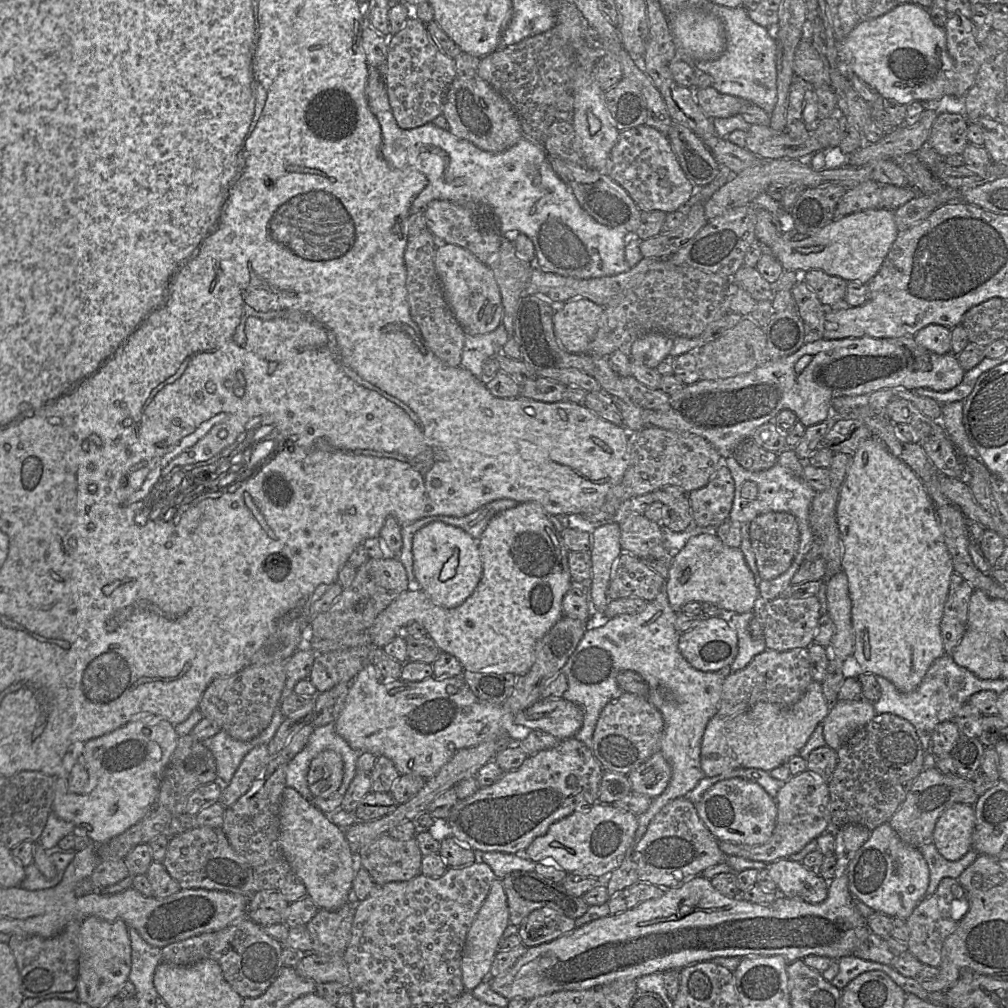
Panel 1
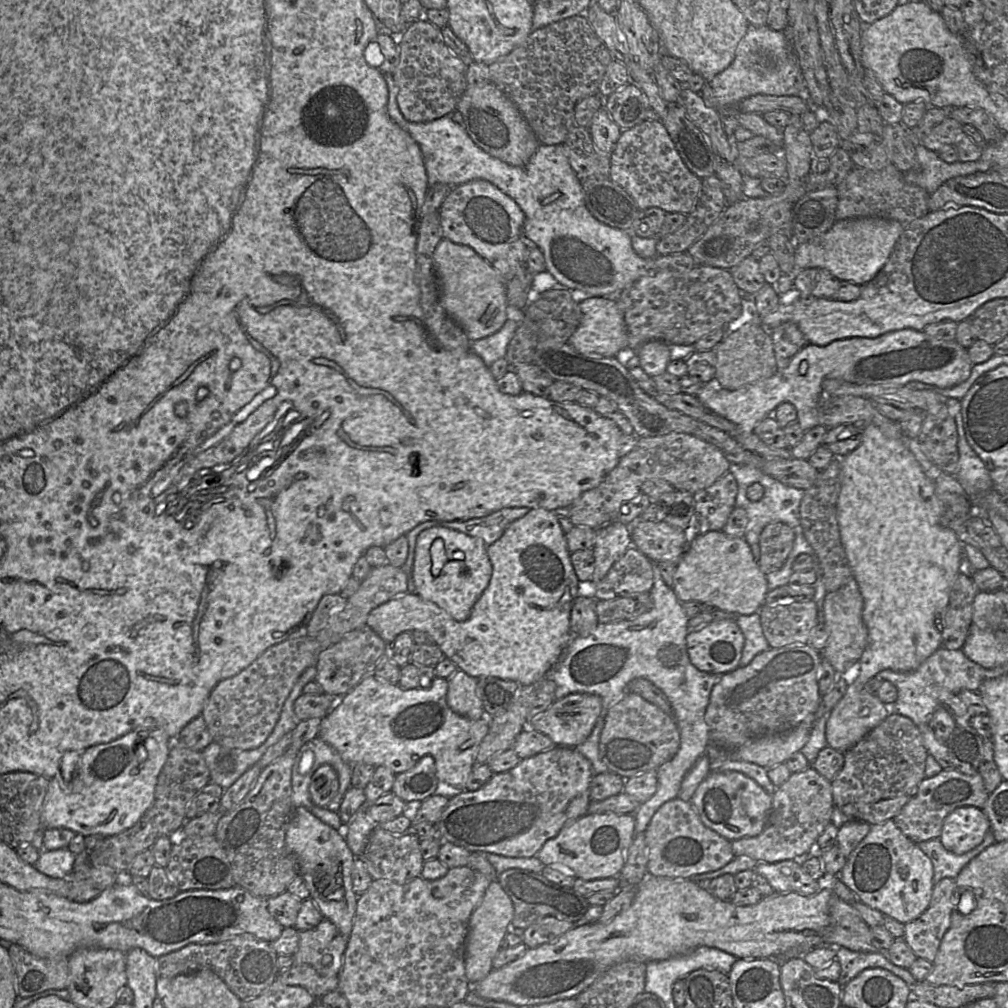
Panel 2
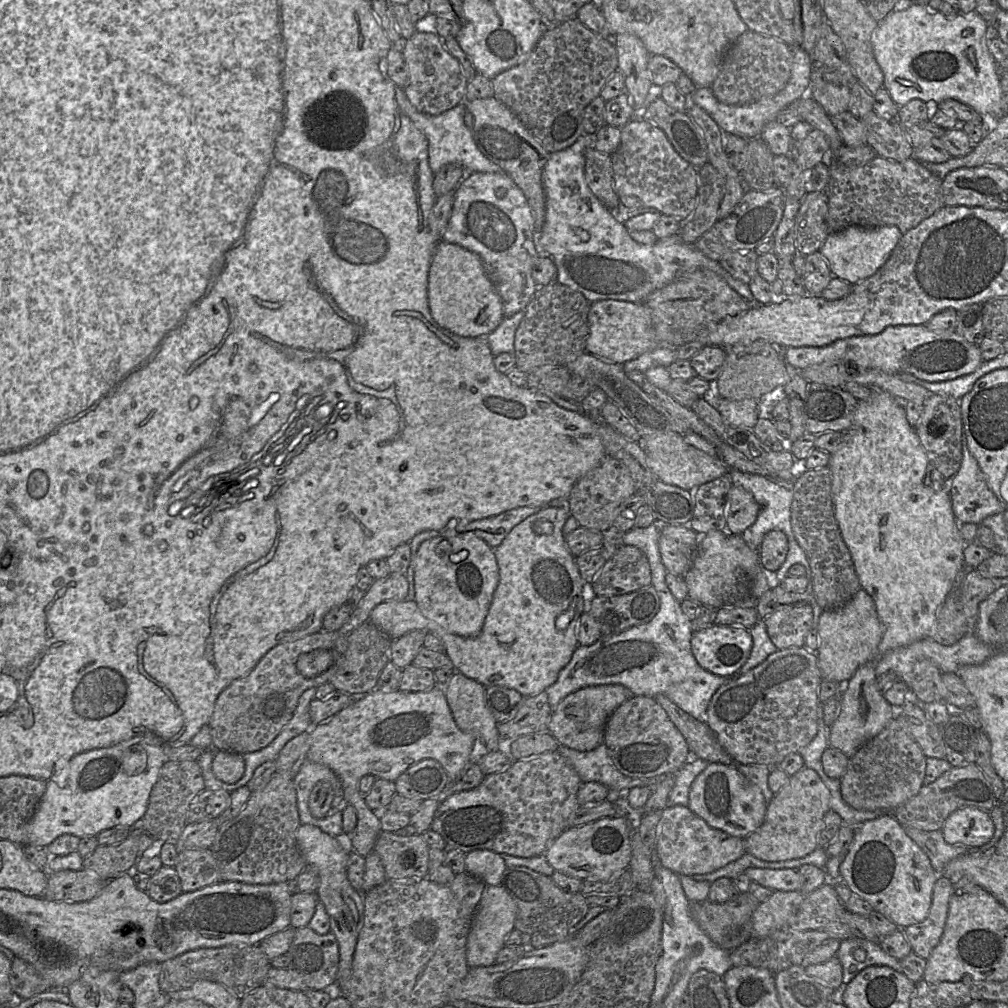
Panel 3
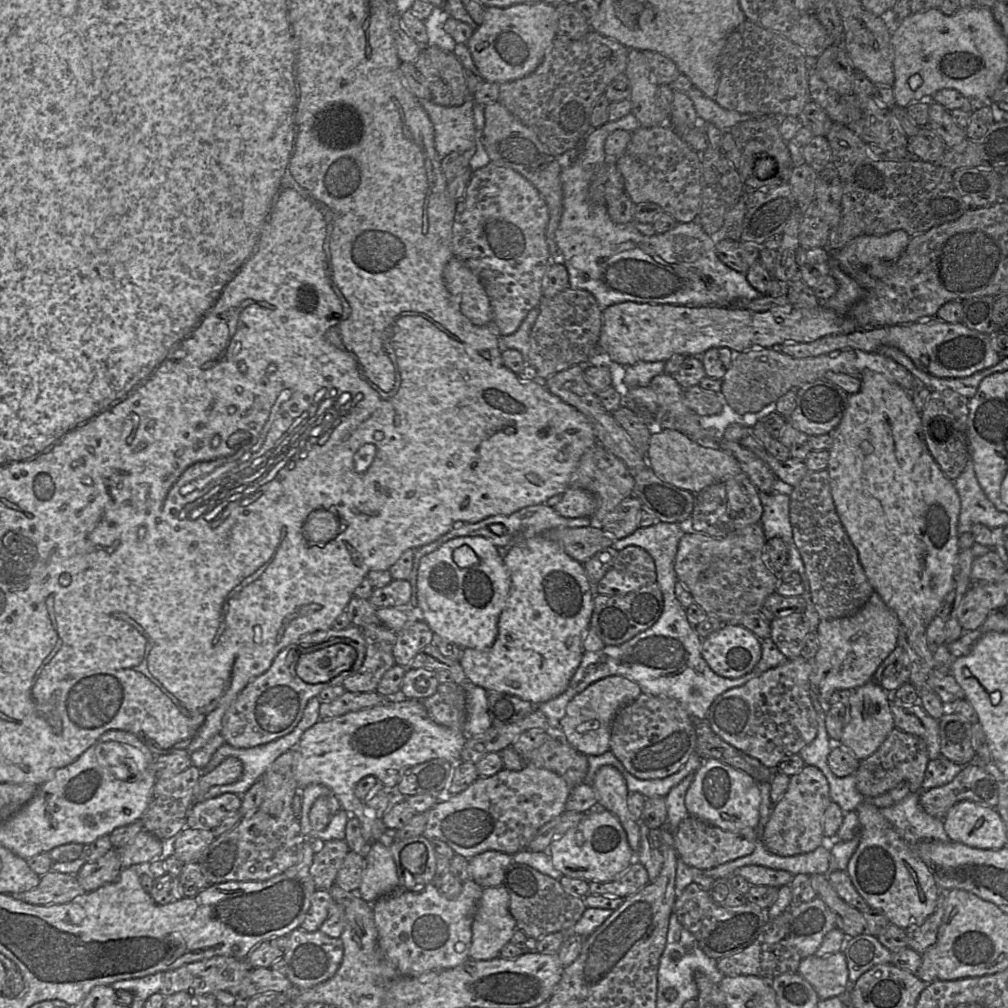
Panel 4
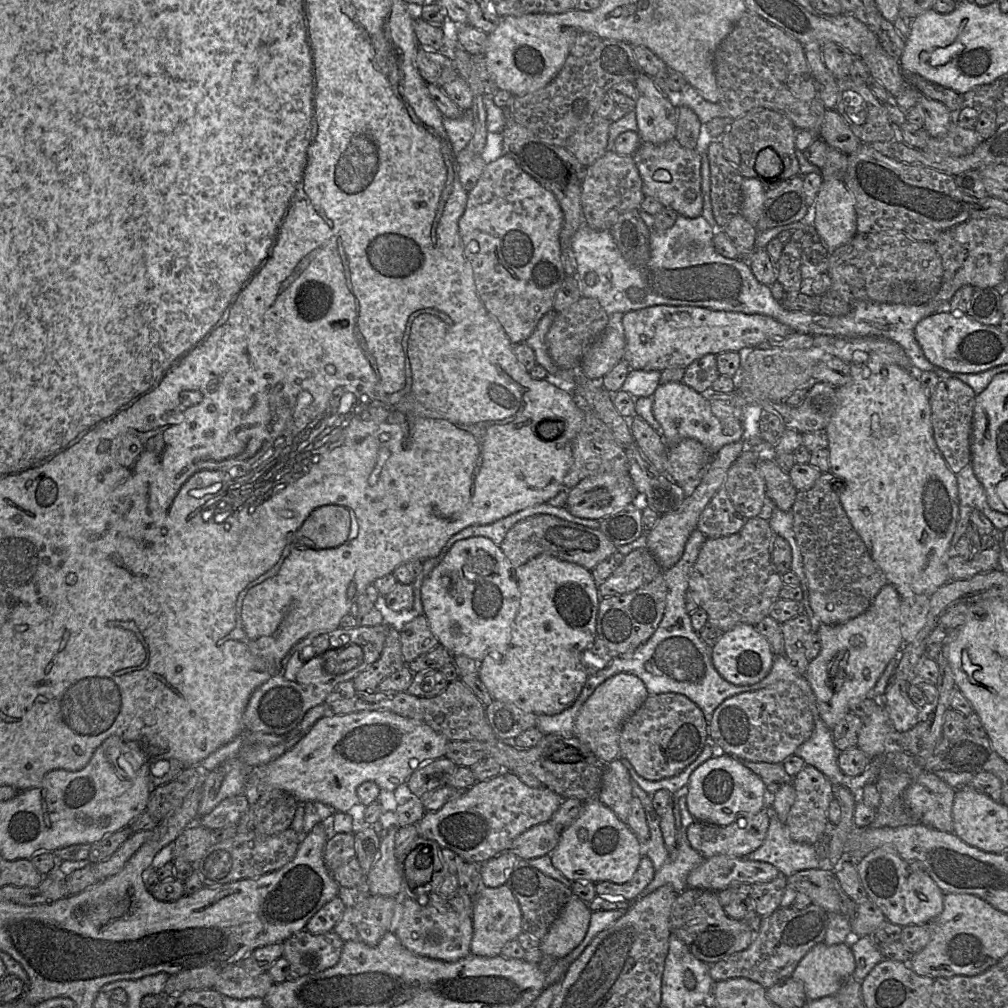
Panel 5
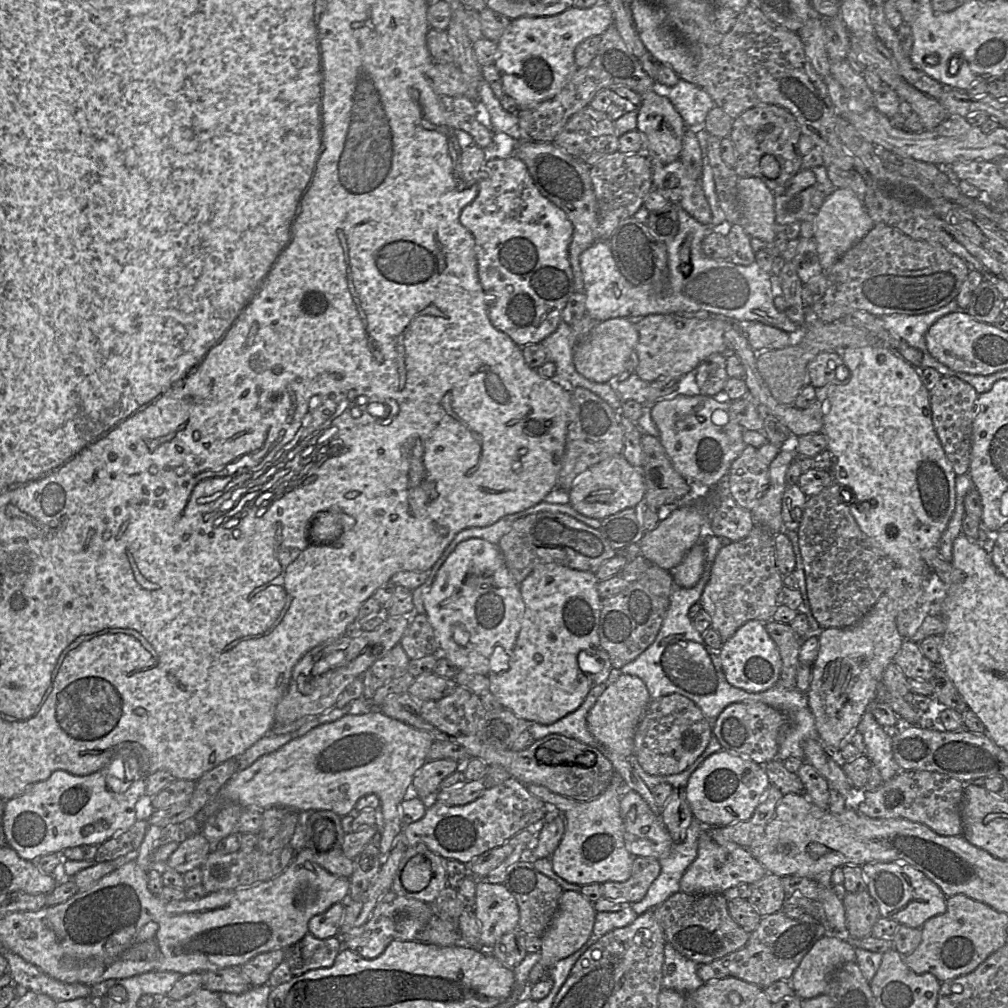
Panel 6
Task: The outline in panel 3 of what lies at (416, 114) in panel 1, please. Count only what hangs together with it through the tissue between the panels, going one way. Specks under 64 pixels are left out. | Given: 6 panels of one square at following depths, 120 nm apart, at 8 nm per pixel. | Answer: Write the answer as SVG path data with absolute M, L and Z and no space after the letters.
M416 32L405 40L401 47L409 81L404 93L410 103L419 111L439 115L459 103L466 101L467 79L459 61L445 48L442 39L434 33Z

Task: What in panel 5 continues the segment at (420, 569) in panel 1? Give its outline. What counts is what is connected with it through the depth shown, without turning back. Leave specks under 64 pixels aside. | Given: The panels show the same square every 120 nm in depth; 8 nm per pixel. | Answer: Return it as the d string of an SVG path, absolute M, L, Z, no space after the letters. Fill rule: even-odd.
M474 536L455 542L438 565L435 566L430 574L424 579L421 586L421 601L423 606L422 614L426 617L430 630L437 637L439 641L438 645L442 645L451 655L467 656L479 663L486 656L489 656L491 651L498 651L502 655L506 652L511 639L512 624L519 609L520 593L517 580L514 575L514 570L502 552L500 546L493 543L493 541L487 537ZM454 625L459 626L459 633L454 633Z

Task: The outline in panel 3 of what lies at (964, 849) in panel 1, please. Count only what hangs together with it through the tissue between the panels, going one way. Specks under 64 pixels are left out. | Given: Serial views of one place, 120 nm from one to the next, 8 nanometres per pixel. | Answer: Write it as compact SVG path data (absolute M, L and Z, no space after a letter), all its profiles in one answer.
M963 807L946 819L941 830L946 843L978 849L991 840L995 828L989 812Z

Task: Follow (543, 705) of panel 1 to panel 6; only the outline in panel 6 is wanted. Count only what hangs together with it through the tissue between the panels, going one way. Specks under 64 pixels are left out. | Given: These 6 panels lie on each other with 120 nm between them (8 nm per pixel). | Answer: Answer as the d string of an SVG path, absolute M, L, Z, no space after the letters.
M621 675L605 689L589 711L587 728L611 752L627 758L633 754L635 732L651 700L645 683L639 677Z

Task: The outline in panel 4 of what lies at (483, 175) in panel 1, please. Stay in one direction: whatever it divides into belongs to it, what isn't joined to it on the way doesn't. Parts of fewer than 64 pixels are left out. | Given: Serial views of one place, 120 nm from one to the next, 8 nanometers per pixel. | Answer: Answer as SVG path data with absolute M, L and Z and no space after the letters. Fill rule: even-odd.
M423 98L418 100L433 125L435 148L441 159L451 152L466 151L476 146L468 168L476 171L491 161L475 128L473 107L476 103L472 98L460 106L441 106ZM629 113L617 121L608 121L598 128L591 129L582 140L578 155L563 164L560 173L563 212L555 230L555 242L560 251L560 262L563 262L568 271L569 287L591 293L602 311L621 302L731 307L737 299L754 300L763 296L749 284L746 274L737 272L721 262L716 252L715 238L706 234L697 221L677 222L673 229L663 234L645 236L634 227L634 223L614 223L606 206L589 201L590 182L598 168L610 159L604 151L606 138L615 130L633 132L639 127L638 119L633 113Z

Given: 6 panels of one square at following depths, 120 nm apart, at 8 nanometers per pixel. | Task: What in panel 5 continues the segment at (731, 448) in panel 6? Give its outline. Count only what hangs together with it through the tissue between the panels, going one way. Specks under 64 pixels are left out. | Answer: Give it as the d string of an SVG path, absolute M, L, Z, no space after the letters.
M683 383L660 384L652 395L652 401L653 415L662 428L662 437L667 447L675 446L684 439L694 439L714 455L724 445L743 440L741 431L732 435L724 434L724 427L713 415L709 401Z

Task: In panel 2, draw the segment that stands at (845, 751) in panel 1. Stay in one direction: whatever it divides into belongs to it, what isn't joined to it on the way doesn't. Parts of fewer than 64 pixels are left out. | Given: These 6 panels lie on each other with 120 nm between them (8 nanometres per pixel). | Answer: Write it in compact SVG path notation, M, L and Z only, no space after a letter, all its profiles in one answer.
M890 714L844 754L844 765L831 781L834 806L846 817L870 825L893 819L916 794L925 777L928 752L914 722Z

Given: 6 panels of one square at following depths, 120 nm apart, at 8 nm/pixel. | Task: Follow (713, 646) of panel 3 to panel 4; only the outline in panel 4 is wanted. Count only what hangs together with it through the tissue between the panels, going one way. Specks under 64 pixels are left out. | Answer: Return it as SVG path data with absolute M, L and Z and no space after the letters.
M724 624L702 639L701 655L717 675L735 679L759 662L761 640L741 625Z

